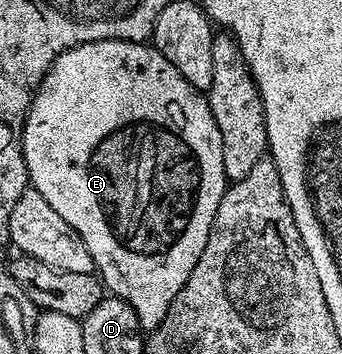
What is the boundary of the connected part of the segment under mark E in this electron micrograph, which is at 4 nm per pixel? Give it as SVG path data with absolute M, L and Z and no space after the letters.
M98 40L87 42L81 46L62 52L52 61L52 66L46 76L40 81L40 88L32 95L32 103L24 121L24 135L20 137L22 152L28 169L28 180L31 189L42 192L46 204L70 224L70 228L86 244L86 252L96 265L95 273L104 283L109 295L120 298L134 308L140 321L141 331L151 332L158 328L168 311L168 305L182 292L186 280L190 280L190 272L194 272L194 264L198 264L198 256L206 248L206 240L210 236L210 228L214 224L214 216L222 204L222 196L229 185L222 160L222 132L218 132L218 124L214 120L214 112L210 112L207 97L201 91L195 90L158 52L156 47L148 42L127 42L126 40Z

